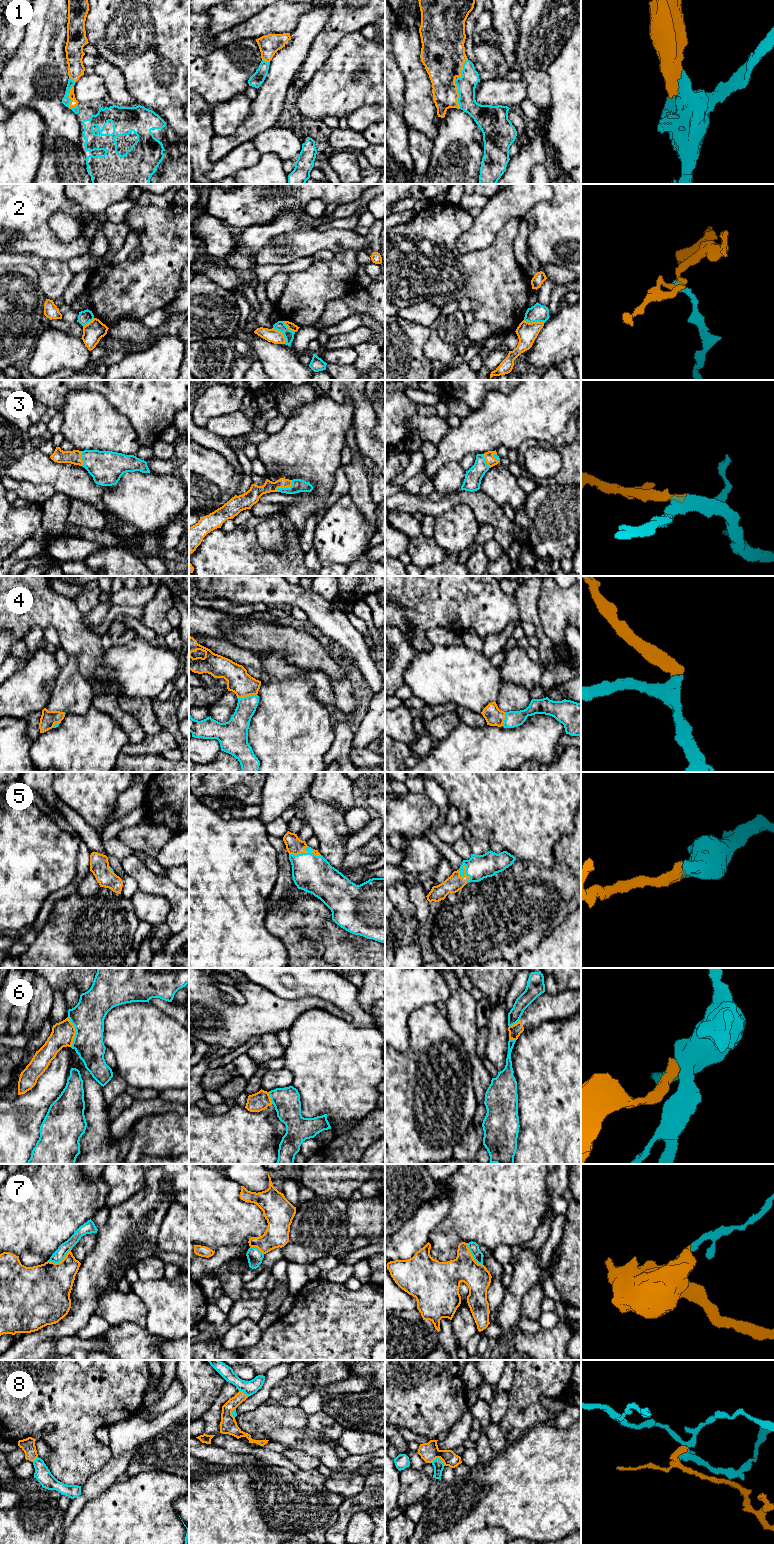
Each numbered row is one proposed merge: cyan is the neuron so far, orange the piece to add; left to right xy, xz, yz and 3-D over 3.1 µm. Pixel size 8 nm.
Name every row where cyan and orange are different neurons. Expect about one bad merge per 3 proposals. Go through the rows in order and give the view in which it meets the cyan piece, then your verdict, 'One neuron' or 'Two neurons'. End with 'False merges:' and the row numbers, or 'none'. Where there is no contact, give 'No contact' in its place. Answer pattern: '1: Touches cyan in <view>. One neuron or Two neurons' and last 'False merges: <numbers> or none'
1: Touches cyan in yz. One neuron
2: Touches cyan in xz. Two neurons
3: Touches cyan in xz. One neuron
4: Touches cyan in xz. One neuron
5: Touches cyan in xz. One neuron
6: Touches cyan in xy. Two neurons
7: Touches cyan in yz. Two neurons
8: Touches cyan in yz. Two neurons
False merges: 2, 6, 7, 8

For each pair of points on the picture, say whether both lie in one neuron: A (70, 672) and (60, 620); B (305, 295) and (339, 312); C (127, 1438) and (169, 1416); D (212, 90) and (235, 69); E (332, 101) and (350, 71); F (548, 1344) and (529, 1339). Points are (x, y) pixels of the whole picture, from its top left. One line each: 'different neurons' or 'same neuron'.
A: different neurons
B: different neurons
C: same neuron
D: same neuron
E: same neuron
F: same neuron

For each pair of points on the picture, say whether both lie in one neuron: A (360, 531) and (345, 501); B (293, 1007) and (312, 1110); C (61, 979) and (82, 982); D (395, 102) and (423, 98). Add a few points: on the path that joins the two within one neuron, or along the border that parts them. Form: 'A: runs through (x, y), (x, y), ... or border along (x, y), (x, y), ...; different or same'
A: runs through (353, 524), (349, 520), (349, 508); same
B: border along (316, 1009), (304, 1011), (288, 1030); different
C: runs through (66, 978), (77, 978); same
D: border along (404, 77), (403, 119), (406, 124); different

